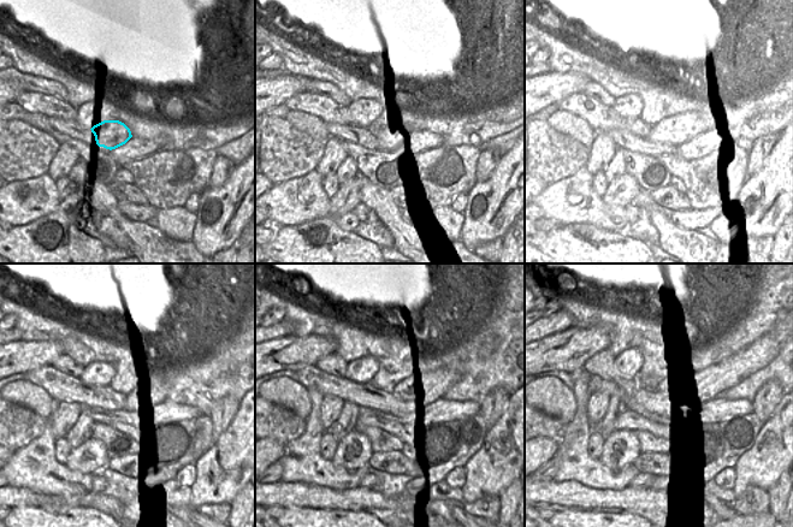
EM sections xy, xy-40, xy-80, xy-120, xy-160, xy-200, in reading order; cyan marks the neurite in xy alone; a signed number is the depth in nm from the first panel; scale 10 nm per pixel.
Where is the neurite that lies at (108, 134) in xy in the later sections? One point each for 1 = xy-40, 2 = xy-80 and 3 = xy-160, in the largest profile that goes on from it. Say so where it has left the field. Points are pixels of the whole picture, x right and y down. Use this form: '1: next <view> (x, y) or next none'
1: next xy-40 (402, 132)
2: next xy-80 (675, 135)
3: next xy-160 (403, 391)

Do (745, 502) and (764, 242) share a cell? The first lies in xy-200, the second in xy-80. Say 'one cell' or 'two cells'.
one cell

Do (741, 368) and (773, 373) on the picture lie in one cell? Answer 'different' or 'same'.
different

